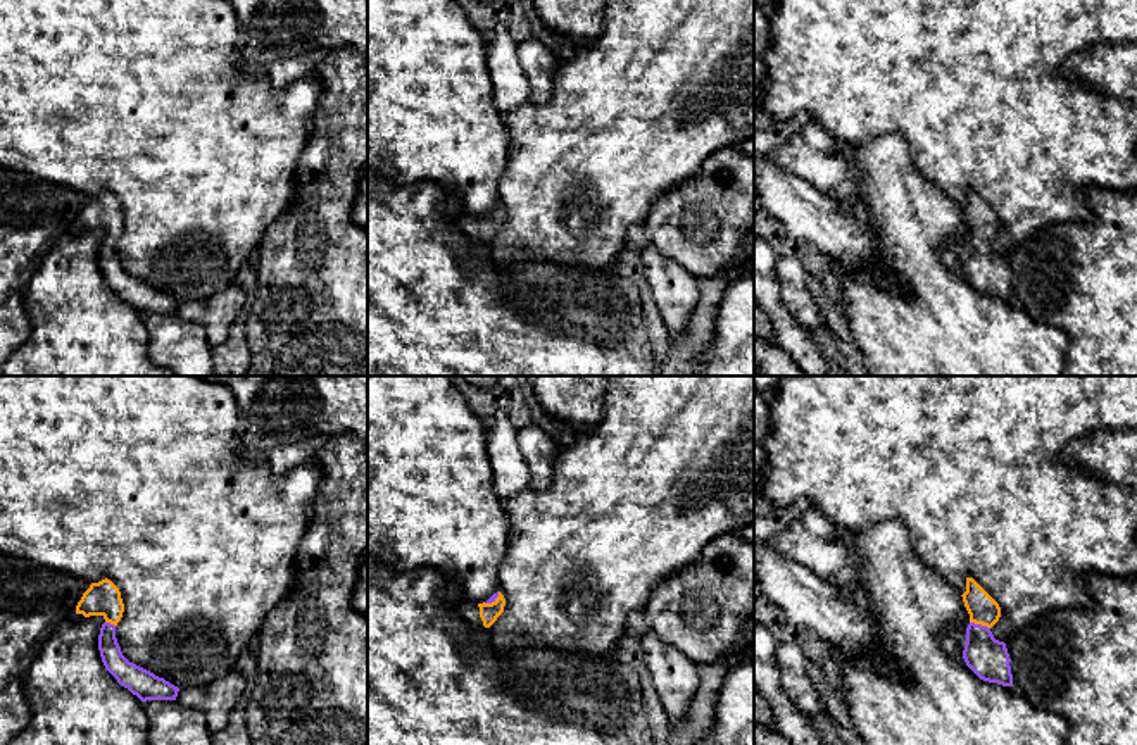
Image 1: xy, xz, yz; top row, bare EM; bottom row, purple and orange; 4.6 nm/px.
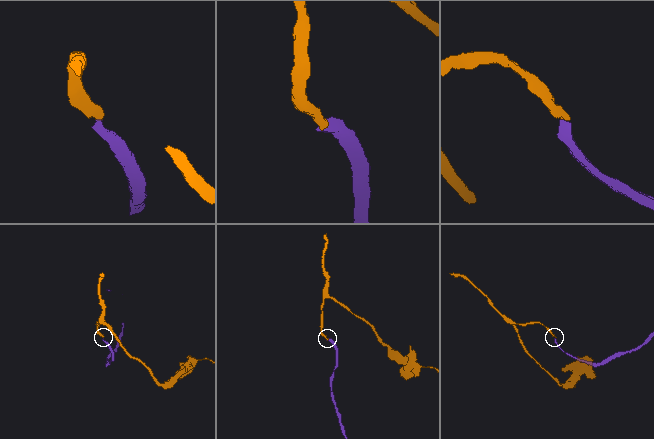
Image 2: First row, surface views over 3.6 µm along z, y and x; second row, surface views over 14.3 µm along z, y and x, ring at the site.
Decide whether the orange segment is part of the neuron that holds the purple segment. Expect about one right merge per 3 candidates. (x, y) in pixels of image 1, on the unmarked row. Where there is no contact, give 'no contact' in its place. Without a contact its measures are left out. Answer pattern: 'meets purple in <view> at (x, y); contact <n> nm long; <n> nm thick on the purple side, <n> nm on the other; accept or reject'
meets purple in yz at (980, 238); contact 100 nm long; 190 nm thick on the purple side, 140 nm on the other; accept

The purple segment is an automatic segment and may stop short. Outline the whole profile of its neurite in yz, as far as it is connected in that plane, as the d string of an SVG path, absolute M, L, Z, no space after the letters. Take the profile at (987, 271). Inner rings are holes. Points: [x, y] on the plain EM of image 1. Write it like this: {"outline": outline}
{"outline": "M966 191L966 205L961 210L970 228L963 264L966 279L983 295L1013 300L1006 257L996 254L990 245L1001 231L999 217L973 191Z"}

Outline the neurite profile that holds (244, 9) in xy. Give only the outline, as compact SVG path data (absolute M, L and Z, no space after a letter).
M228 0L242 26L250 22L262 0Z

